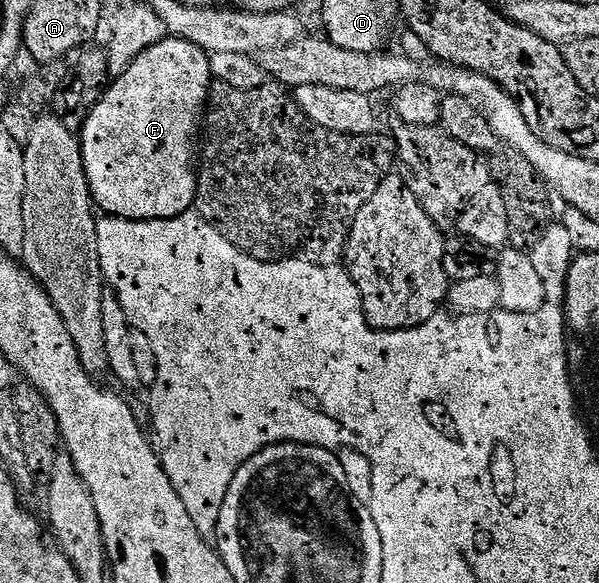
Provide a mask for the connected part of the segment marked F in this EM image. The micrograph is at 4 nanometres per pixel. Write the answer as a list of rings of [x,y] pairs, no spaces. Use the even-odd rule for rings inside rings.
[[[169,37],[163,39],[158,45],[146,49],[126,73],[115,76],[109,82],[104,96],[94,105],[94,109],[83,119],[84,132],[79,132],[80,149],[110,149],[110,187],[98,193],[92,193],[92,202],[97,208],[104,210],[103,214],[118,219],[172,219],[176,215],[193,210],[196,201],[196,177],[198,174],[198,136],[202,131],[202,120],[208,105],[208,93],[212,90],[213,77],[210,73],[209,54],[198,45],[185,39]]]

